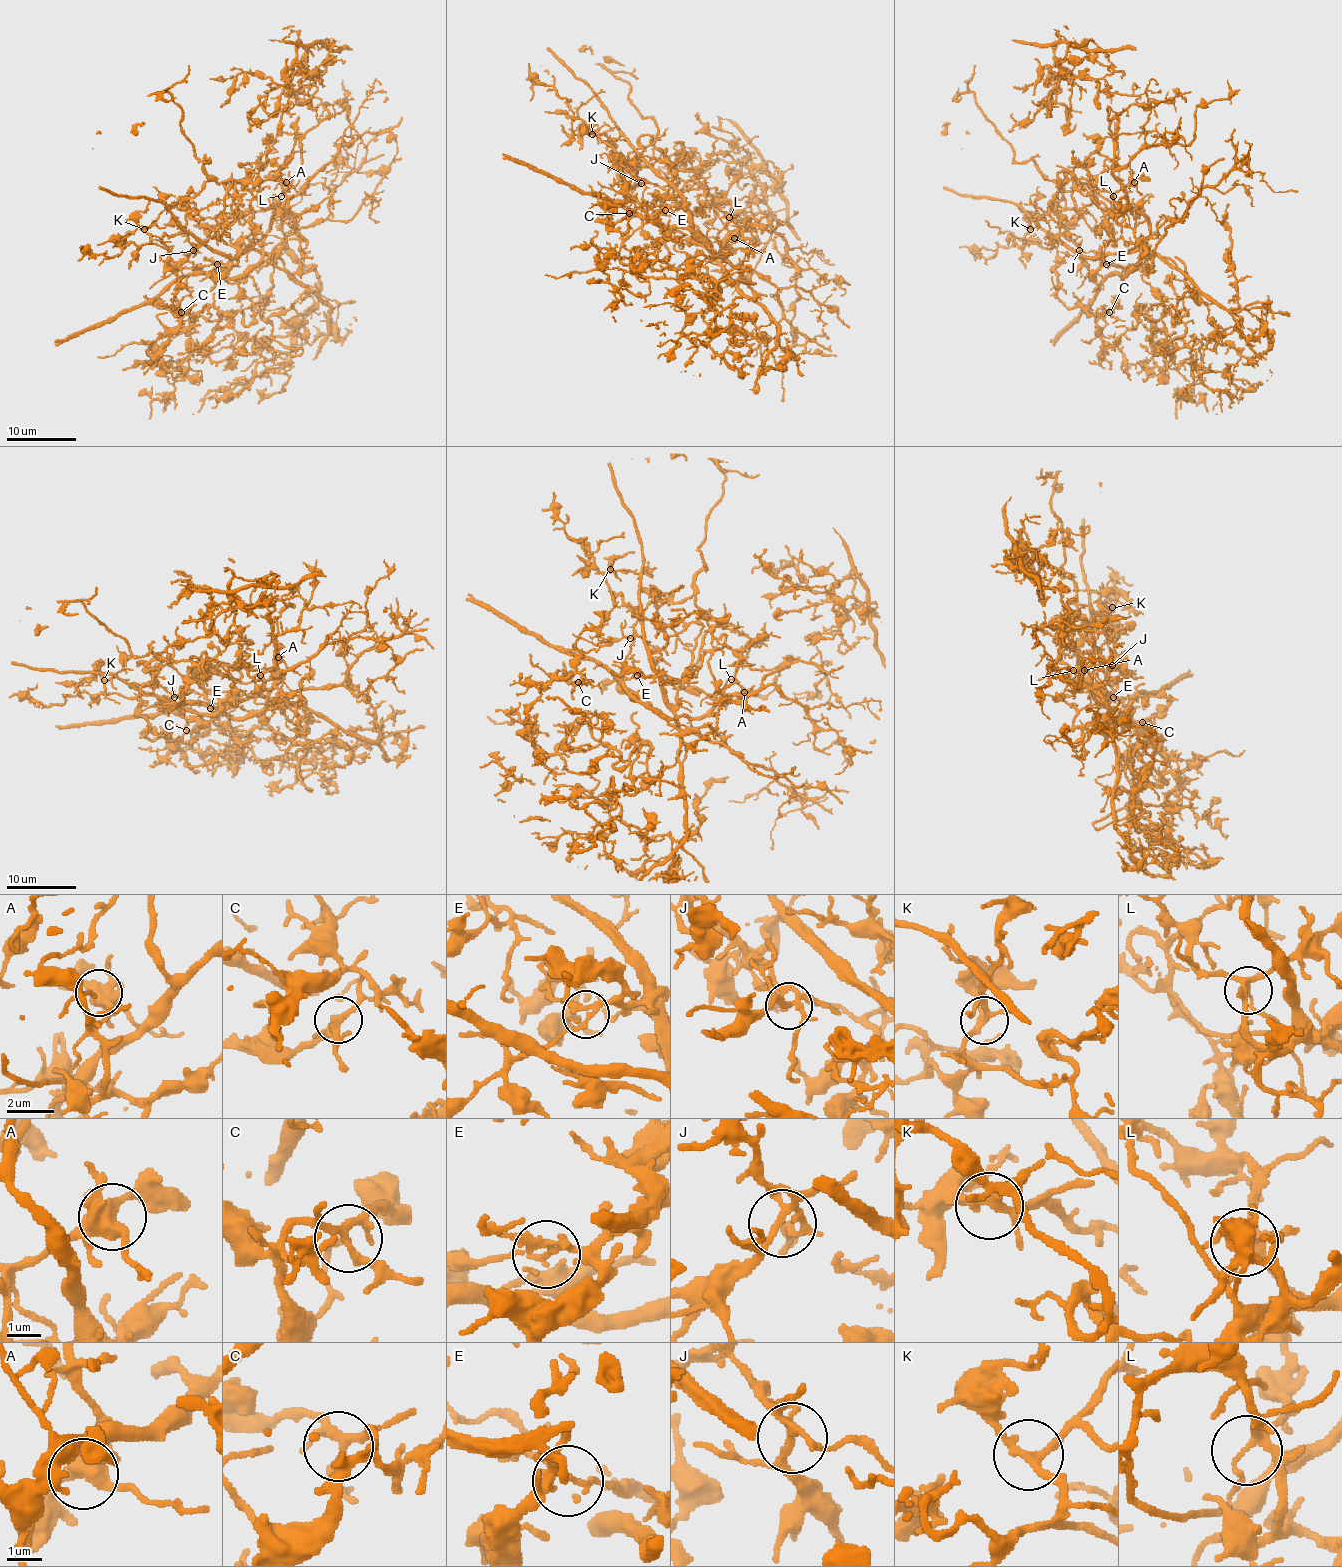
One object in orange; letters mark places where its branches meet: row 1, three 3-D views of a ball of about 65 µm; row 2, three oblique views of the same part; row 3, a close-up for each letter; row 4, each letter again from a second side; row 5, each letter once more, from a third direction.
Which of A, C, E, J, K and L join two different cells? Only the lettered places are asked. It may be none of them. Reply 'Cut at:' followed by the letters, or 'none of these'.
Cut at: L

